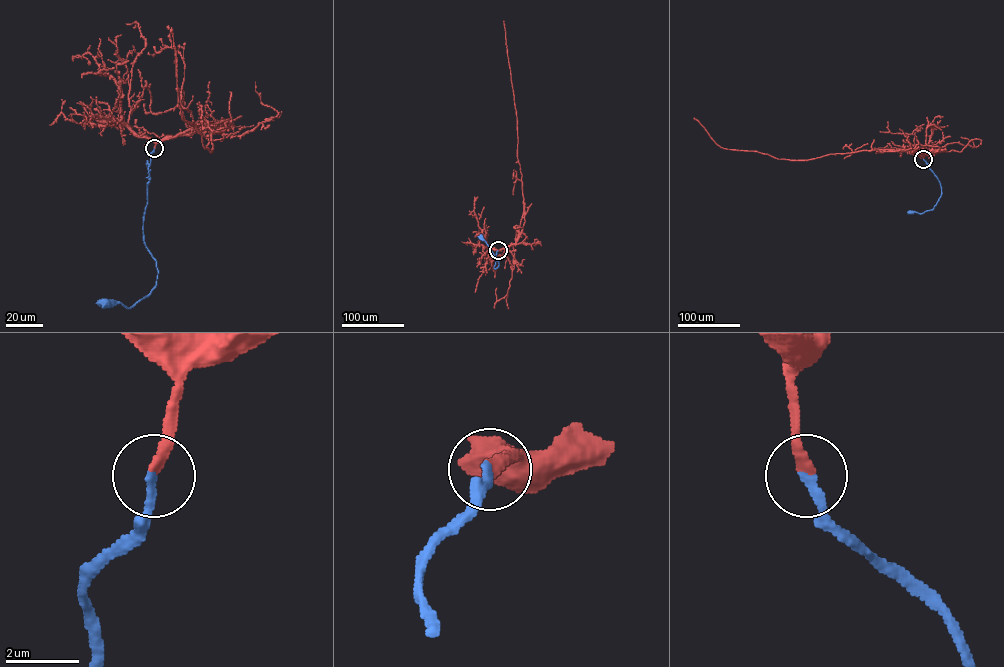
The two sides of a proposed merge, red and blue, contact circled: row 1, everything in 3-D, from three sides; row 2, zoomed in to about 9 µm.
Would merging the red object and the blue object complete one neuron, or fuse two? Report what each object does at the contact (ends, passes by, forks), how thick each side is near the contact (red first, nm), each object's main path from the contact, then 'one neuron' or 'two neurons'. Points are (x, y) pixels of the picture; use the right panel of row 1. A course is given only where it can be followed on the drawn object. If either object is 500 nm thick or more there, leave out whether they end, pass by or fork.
red ends; blue ends; calibres 240 and 240 nm; course red (923, 159), (913, 151), (890, 149), (828, 154), (807, 160), (778, 159), (757, 151), (721, 147), (694, 117); course blue (923, 159), (939, 182), (942, 194), (932, 209), (920, 214), (910, 212); one neuron

